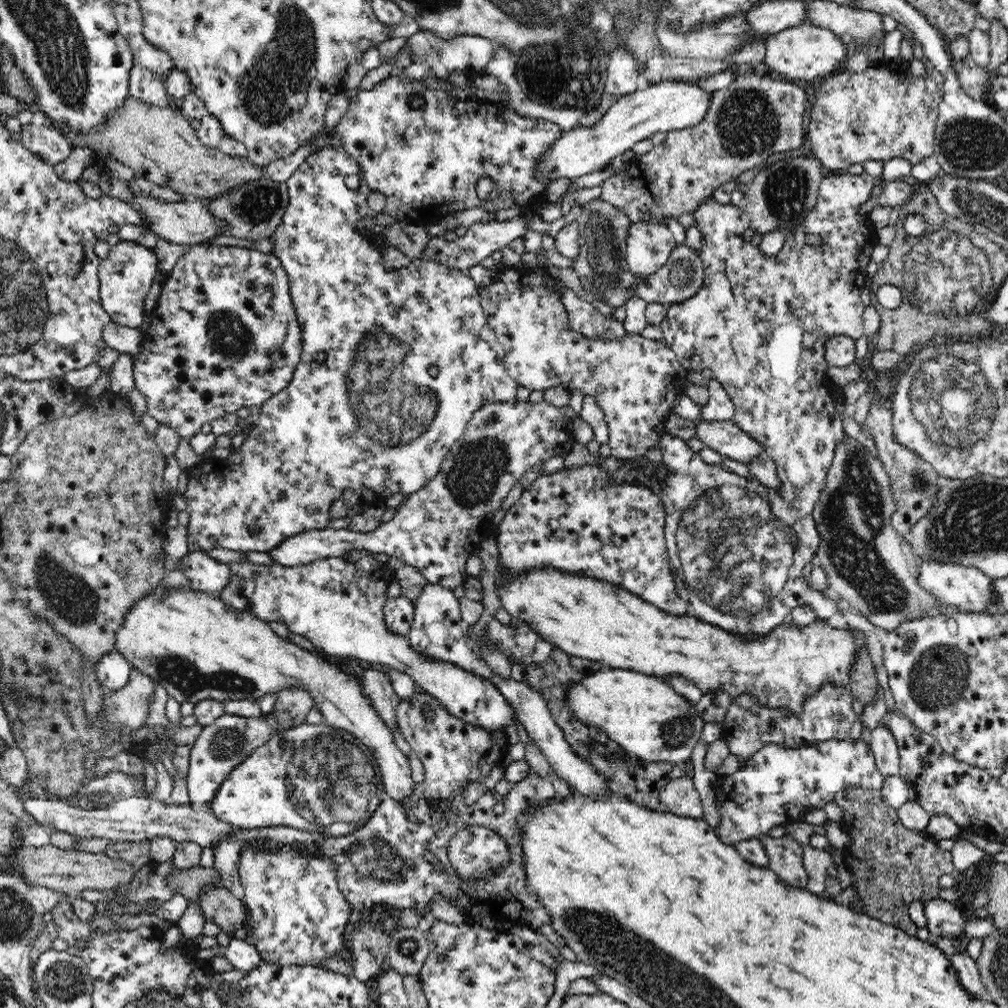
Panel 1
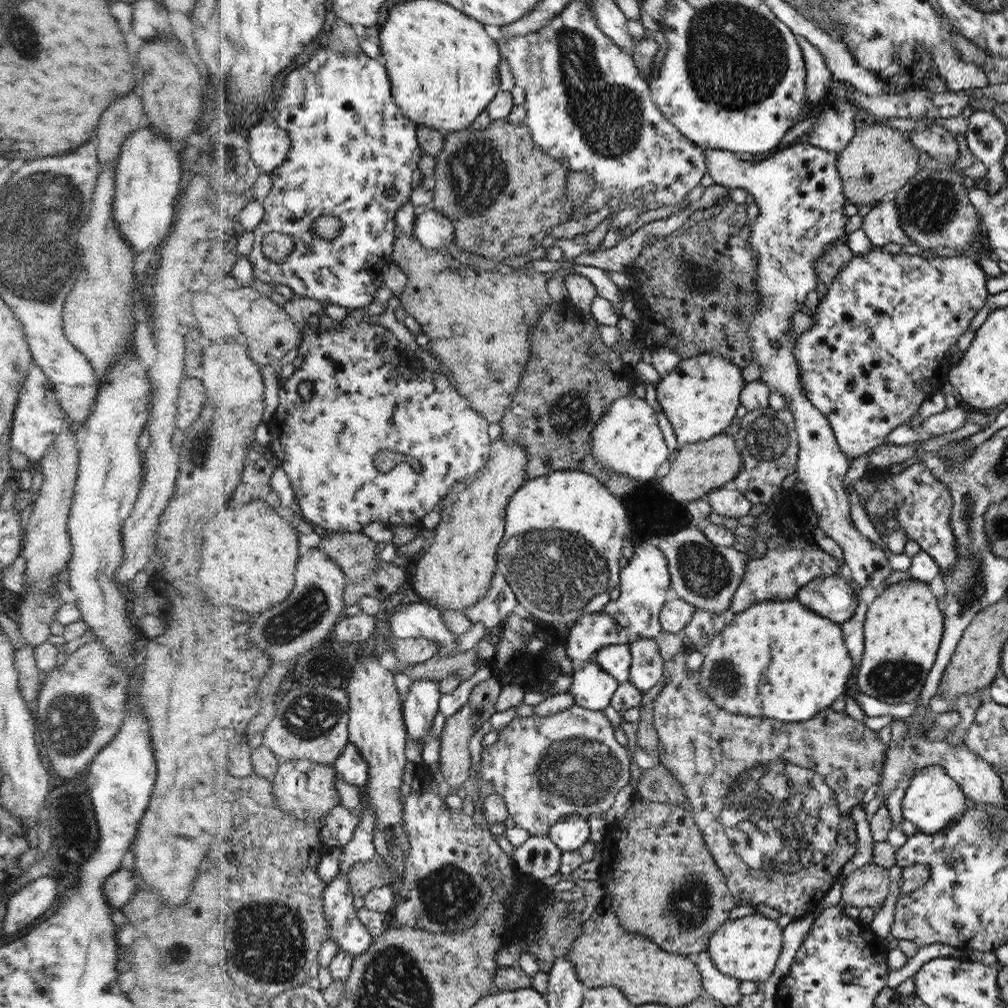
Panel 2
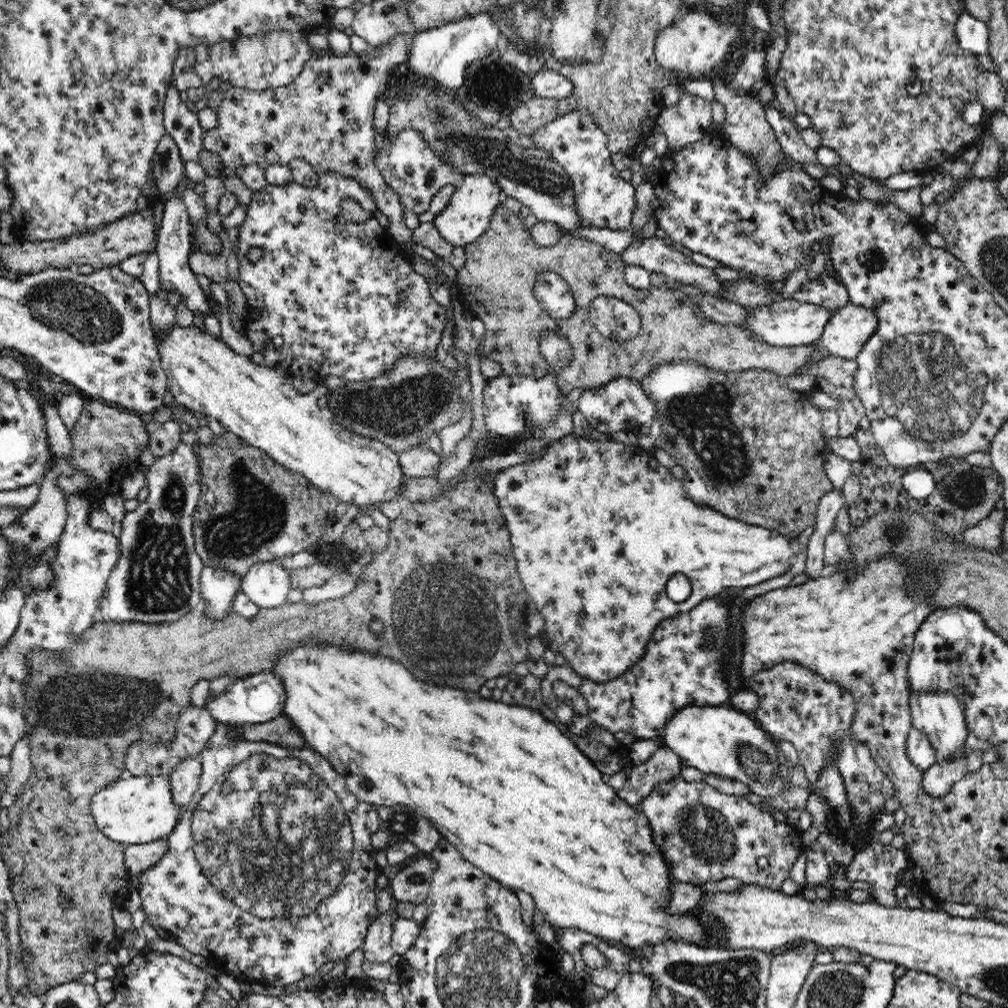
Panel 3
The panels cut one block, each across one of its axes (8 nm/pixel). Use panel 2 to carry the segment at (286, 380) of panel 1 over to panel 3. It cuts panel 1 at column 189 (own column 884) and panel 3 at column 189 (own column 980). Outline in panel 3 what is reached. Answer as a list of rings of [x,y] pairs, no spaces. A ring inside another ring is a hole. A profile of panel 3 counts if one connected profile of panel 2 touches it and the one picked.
[[[172,196],[168,198],[164,212],[162,212],[162,222],[160,222],[160,230],[158,230],[158,242],[155,251],[160,259],[159,282],[162,290],[172,292],[177,290],[181,294],[182,301],[193,312],[199,310],[203,314],[203,318],[207,314],[214,314],[208,306],[209,300],[204,295],[200,285],[196,282],[196,277],[190,269],[189,258],[193,252],[193,243],[191,240],[189,215],[187,207],[183,202],[183,196]]]

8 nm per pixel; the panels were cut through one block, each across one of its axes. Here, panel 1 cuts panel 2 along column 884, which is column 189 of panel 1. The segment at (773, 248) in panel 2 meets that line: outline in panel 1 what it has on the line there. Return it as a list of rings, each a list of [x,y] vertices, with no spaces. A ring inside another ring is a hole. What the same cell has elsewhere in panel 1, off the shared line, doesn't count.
[[[190,551],[180,563],[182,574],[195,591],[216,594],[226,588],[230,580],[230,567],[210,556],[207,551]]]

